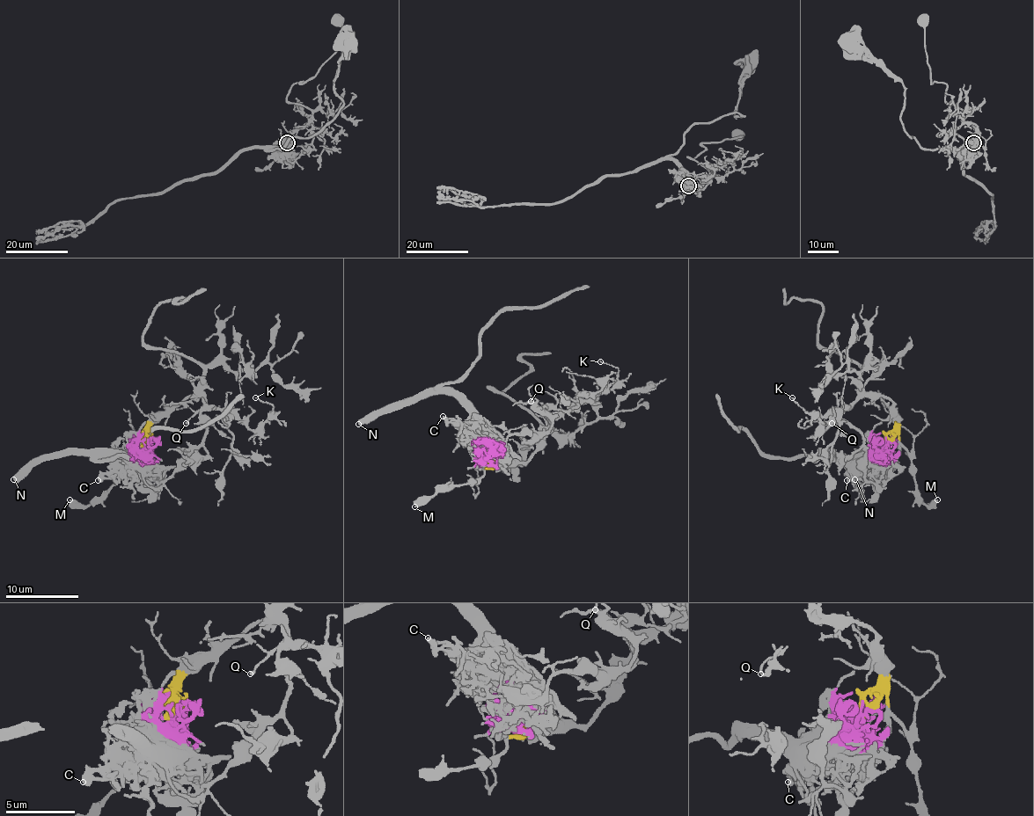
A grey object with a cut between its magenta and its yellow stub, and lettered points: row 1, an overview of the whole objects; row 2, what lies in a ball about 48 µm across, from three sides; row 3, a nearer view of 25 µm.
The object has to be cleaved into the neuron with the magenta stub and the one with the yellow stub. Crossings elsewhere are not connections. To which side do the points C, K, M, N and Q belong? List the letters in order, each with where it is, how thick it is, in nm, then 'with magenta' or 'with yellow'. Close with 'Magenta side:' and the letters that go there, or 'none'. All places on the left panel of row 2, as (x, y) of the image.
C: place (98, 480); calibre 320 nm; with magenta
K: place (255, 397); calibre 110 nm; with yellow
M: place (69, 499); calibre 440 nm; with yellow
N: place (13, 479); calibre 600 nm; with magenta
Q: place (186, 423); calibre 170 nm; with yellow
Magenta side: C, N

